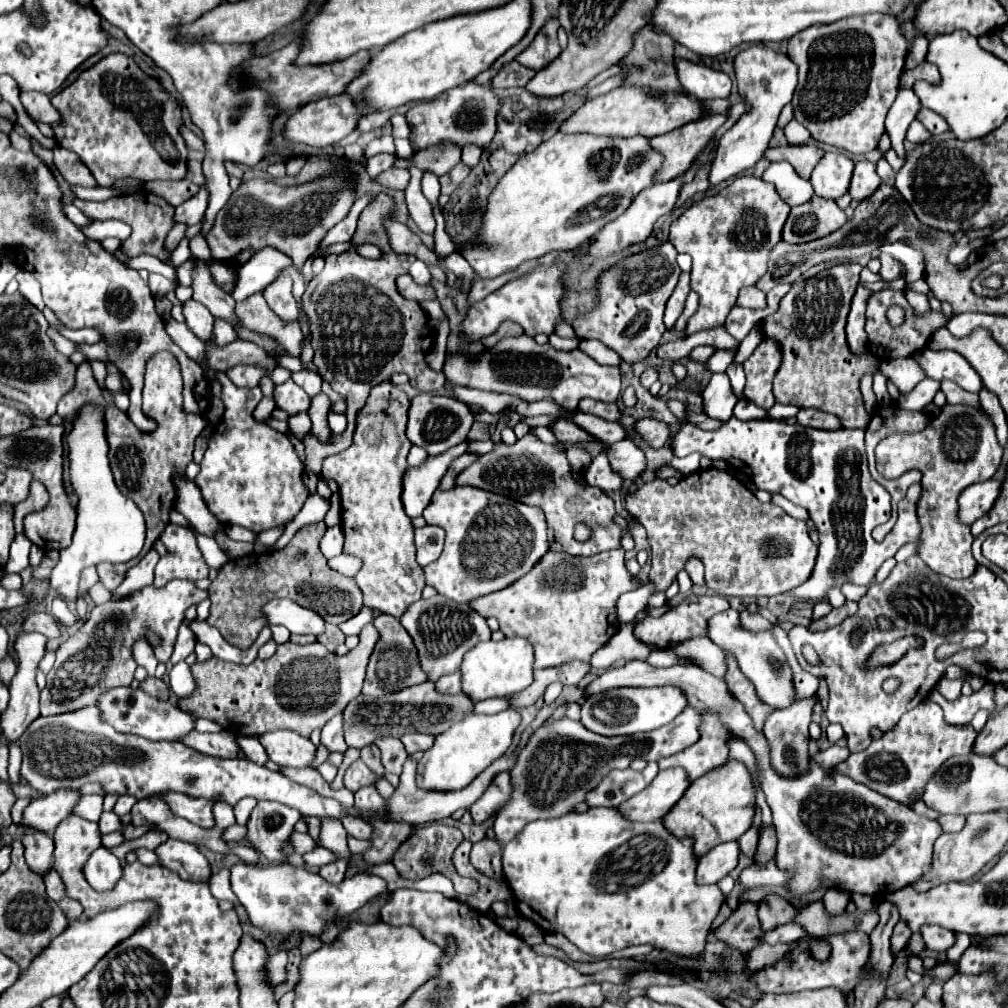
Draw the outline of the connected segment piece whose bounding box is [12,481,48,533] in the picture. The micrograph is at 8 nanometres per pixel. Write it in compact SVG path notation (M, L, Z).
M32 481L28 497L24 501L20 501L18 505L12 505L12 521L14 521L16 533L22 531L22 519L24 519L24 515L30 513L30 511L38 511L40 507L44 507L44 503L48 503L46 489L38 481Z

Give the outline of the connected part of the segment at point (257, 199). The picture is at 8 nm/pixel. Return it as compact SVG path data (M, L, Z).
M334 173L326 179L316 179L298 187L282 187L266 179L242 181L232 193L228 207L216 217L216 229L210 235L210 249L216 259L228 261L242 251L258 253L264 247L274 247L286 253L298 269L318 249L318 243L330 227L342 221L354 201L350 179L344 173Z

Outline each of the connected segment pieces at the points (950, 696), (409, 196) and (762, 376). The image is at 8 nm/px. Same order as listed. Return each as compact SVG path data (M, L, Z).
M942 677L940 683L936 685L936 689L938 689L938 693L940 693L946 701L956 701L956 699L960 697L960 689L962 689L964 681L966 681L964 677L954 679L954 681L948 681L946 677Z
M410 169L410 183L404 189L406 195L406 205L410 211L410 217L418 225L420 231L426 234L433 234L435 231L435 219L432 206L426 199L421 188L422 171L419 169Z
M764 339L754 353L744 361L746 371L746 389L744 395L762 409L774 405L772 379L780 367L780 349L772 339Z

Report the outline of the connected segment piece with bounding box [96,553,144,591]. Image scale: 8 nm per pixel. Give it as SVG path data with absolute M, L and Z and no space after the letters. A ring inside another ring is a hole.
M140 553L136 559L128 561L128 563L120 563L120 565L114 565L114 563L98 563L96 565L96 571L98 571L98 577L100 577L100 583L108 589L108 591L114 591L124 579L126 579L126 571L130 567L134 567L140 559L142 559L144 553Z

